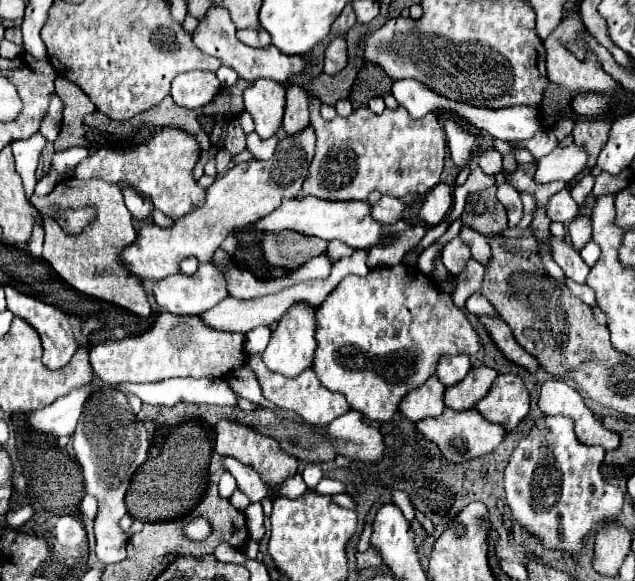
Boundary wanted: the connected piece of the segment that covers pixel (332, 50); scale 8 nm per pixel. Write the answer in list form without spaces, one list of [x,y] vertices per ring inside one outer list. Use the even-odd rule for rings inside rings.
[[[342,36],[334,38],[328,48],[326,48],[326,54],[324,54],[324,74],[328,76],[334,76],[338,74],[340,70],[344,70],[346,66],[346,40]]]

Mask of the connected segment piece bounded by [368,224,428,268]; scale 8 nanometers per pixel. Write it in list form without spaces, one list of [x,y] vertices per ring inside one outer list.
[[[416,224],[412,228],[410,234],[402,234],[400,232],[400,238],[390,244],[390,246],[376,246],[376,248],[370,248],[370,256],[368,256],[368,264],[370,268],[380,268],[380,266],[394,266],[398,262],[402,262],[402,256],[408,248],[416,246],[422,236],[426,234],[428,226],[426,224]]]

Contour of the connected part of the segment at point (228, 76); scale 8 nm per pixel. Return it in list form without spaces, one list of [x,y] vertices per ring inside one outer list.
[[[221,66],[216,72],[220,84],[224,87],[233,85],[238,80],[238,75],[232,68],[228,66]]]

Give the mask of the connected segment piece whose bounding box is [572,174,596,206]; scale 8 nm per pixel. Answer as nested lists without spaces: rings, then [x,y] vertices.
[[[586,174],[574,188],[572,188],[572,198],[582,206],[584,204],[584,200],[586,200],[586,196],[592,192],[592,188],[594,188],[594,176],[592,174]]]

